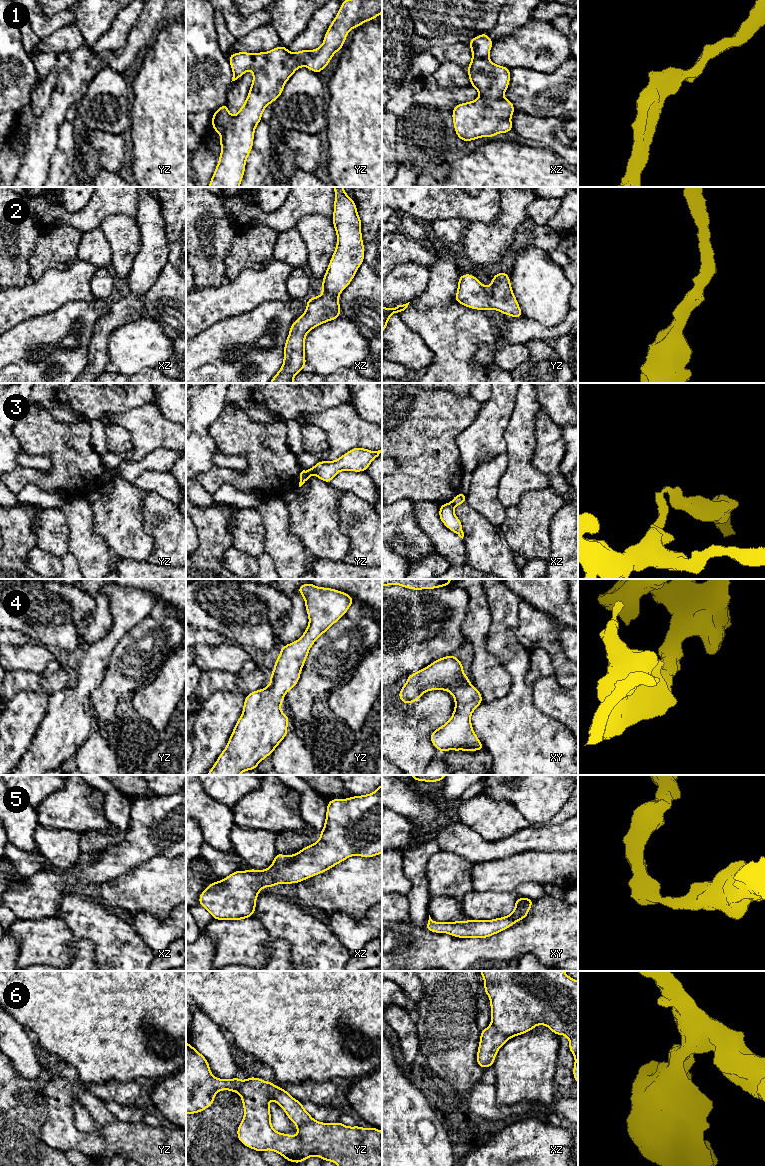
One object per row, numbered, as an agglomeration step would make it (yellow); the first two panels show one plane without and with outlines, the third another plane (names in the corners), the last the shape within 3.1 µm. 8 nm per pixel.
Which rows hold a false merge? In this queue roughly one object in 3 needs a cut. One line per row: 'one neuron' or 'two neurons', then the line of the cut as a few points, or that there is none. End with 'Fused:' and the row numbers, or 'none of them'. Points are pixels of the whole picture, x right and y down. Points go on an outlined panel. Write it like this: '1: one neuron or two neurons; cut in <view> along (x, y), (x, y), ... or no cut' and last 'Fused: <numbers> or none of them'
1: one neuron; no cut
2: one neuron; no cut
3: two neurons; cut in yz along (305, 471), (308, 476)
4: one neuron; no cut
5: one neuron; no cut
6: two neurons; cut in xz along (490, 1024), (509, 1037)
Fused: 3, 6

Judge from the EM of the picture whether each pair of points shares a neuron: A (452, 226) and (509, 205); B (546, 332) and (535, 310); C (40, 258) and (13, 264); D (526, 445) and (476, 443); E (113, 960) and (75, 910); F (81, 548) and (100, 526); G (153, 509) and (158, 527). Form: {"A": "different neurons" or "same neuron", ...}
{"A": "different neurons", "B": "different neurons", "C": "different neurons", "D": "different neurons", "E": "same neuron", "F": "different neurons", "G": "same neuron"}

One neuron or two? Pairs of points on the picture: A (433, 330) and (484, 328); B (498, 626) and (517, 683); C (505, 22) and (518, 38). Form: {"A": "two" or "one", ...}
{"A": "one", "B": "one", "C": "two"}

